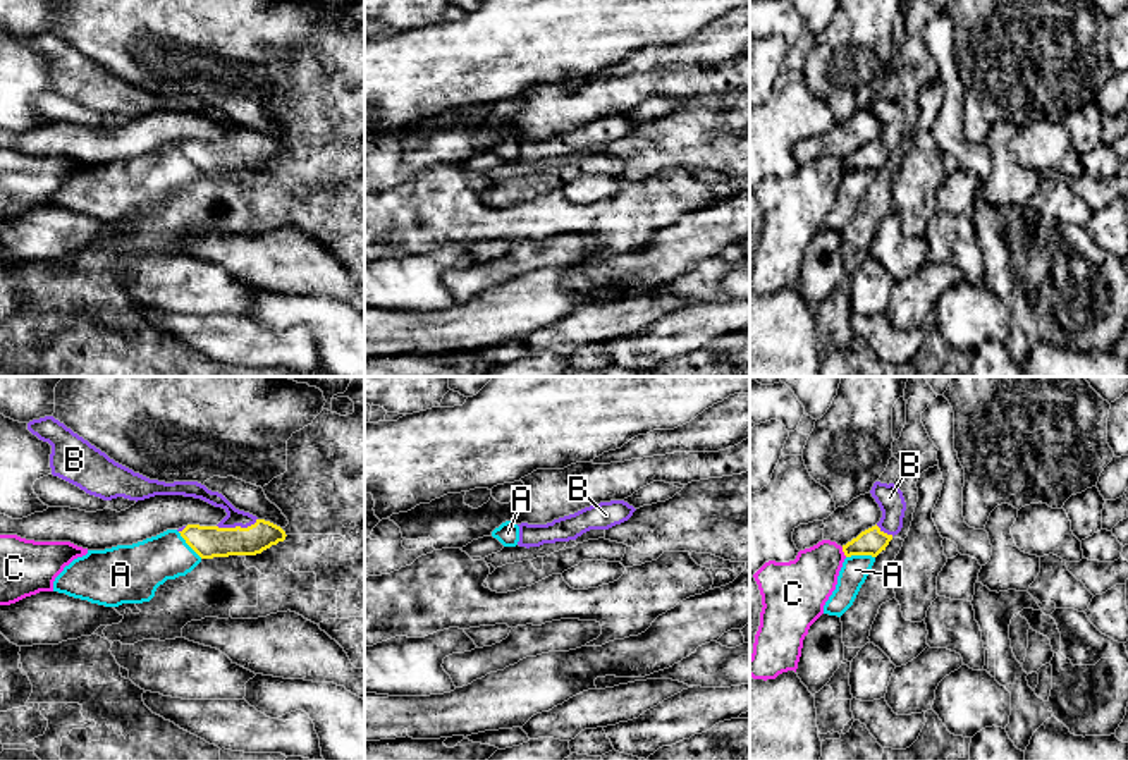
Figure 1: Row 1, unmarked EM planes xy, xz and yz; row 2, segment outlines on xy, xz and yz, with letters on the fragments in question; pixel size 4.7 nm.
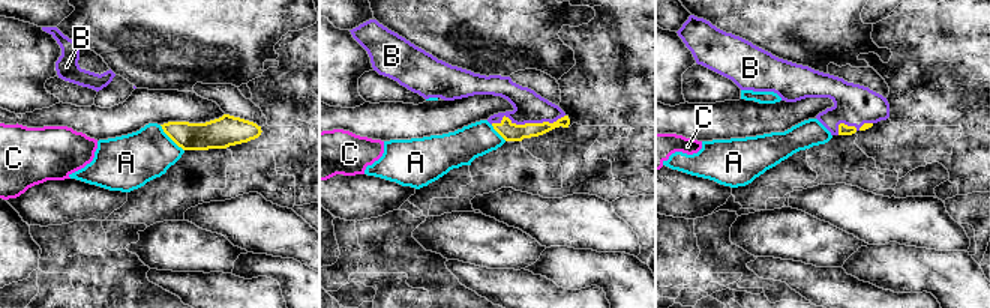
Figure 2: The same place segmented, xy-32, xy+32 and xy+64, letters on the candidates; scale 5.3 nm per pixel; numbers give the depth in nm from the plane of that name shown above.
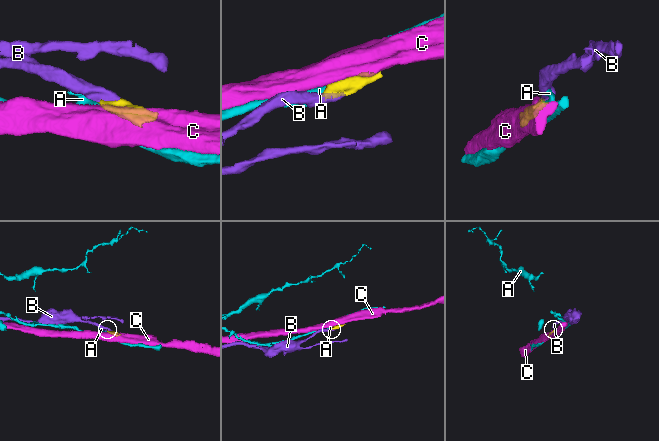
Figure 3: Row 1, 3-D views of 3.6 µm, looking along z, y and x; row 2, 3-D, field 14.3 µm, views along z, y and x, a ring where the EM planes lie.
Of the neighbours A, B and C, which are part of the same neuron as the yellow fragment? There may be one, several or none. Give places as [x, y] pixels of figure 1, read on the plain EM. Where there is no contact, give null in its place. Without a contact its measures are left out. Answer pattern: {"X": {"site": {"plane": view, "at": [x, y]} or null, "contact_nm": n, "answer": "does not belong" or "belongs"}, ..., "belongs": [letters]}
{"A": {"site": {"plane": "yz", "at": [860, 169]}, "contact_nm": 140, "answer": "does not belong"}, "B": {"site": {"plane": "xy", "at": [238, 141]}, "contact_nm": 200, "answer": "belongs"}, "C": {"site": {"plane": "yz", "at": [843, 165]}, "contact_nm": 50, "answer": "does not belong"}, "belongs": ["B"]}

